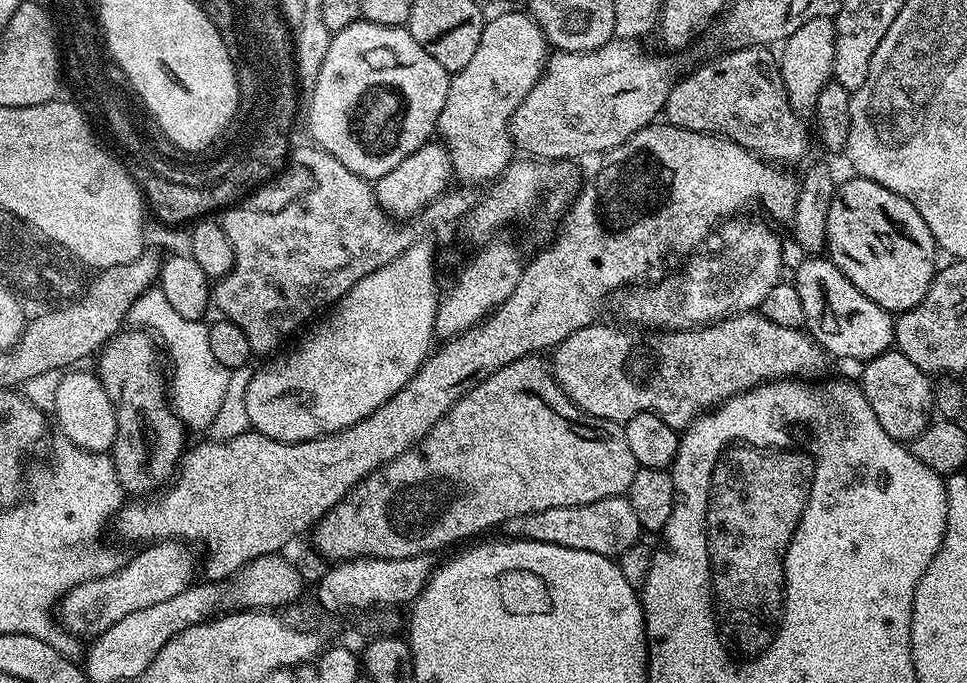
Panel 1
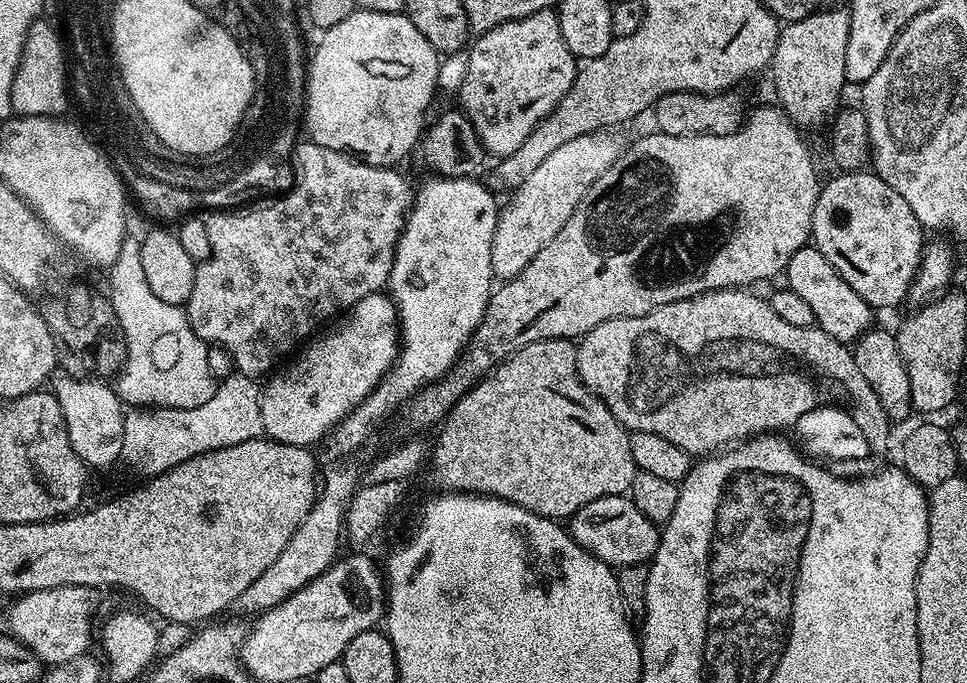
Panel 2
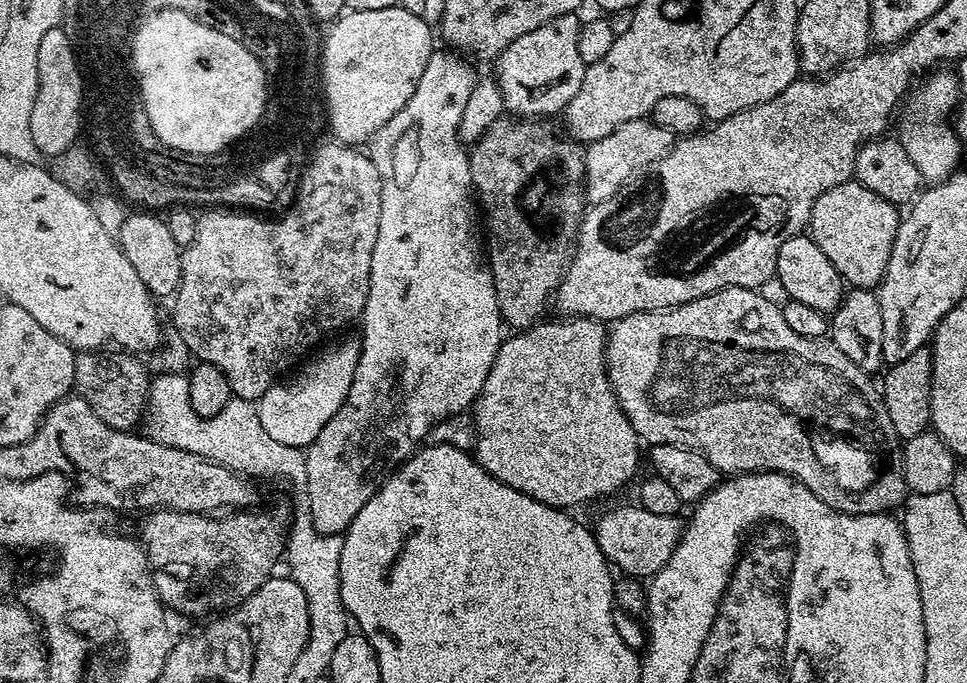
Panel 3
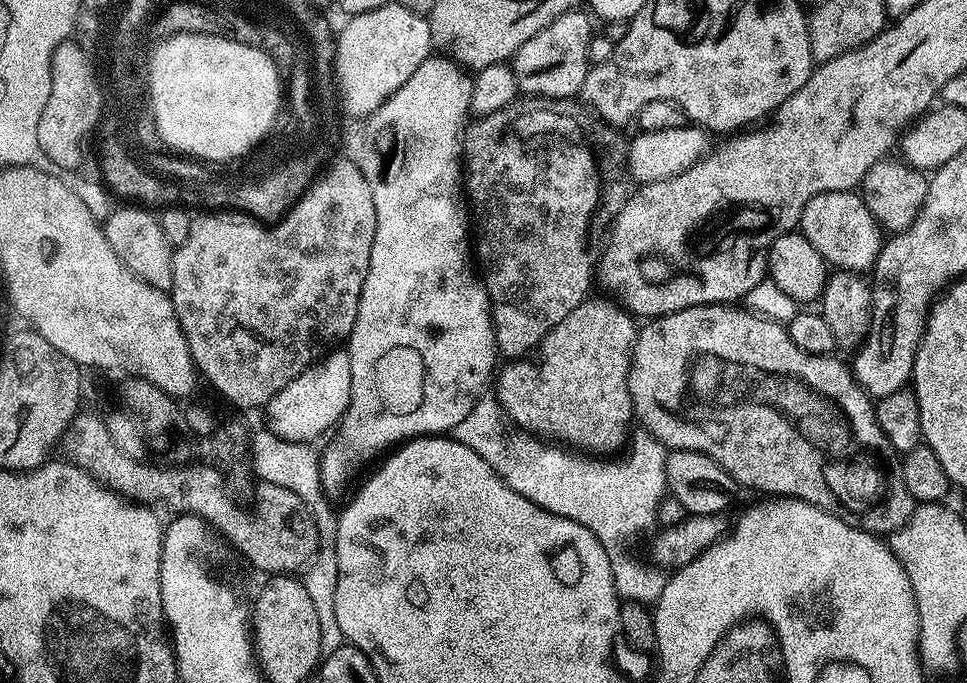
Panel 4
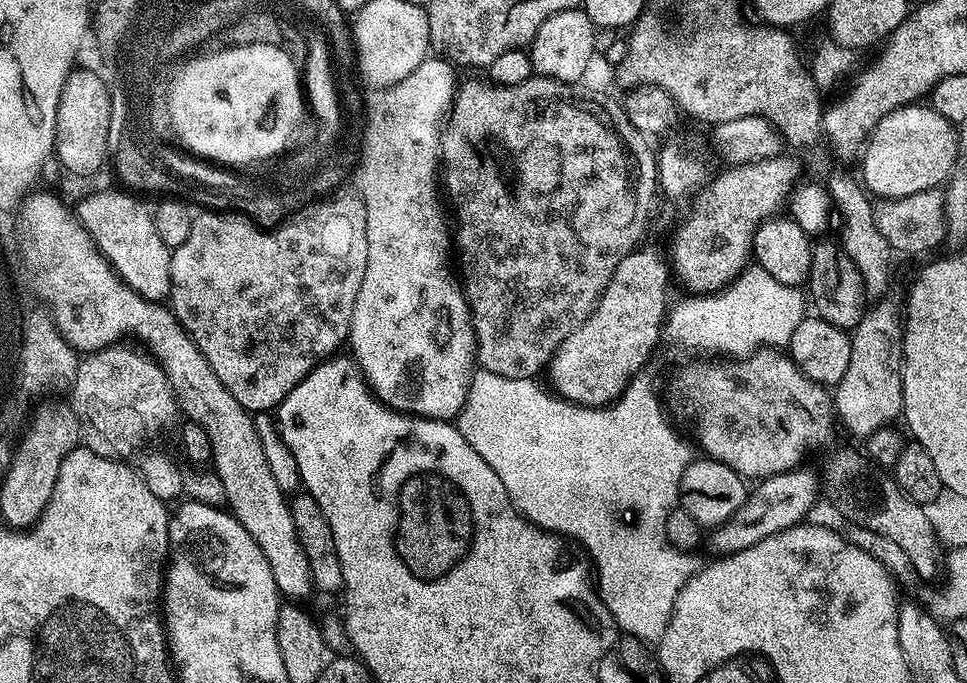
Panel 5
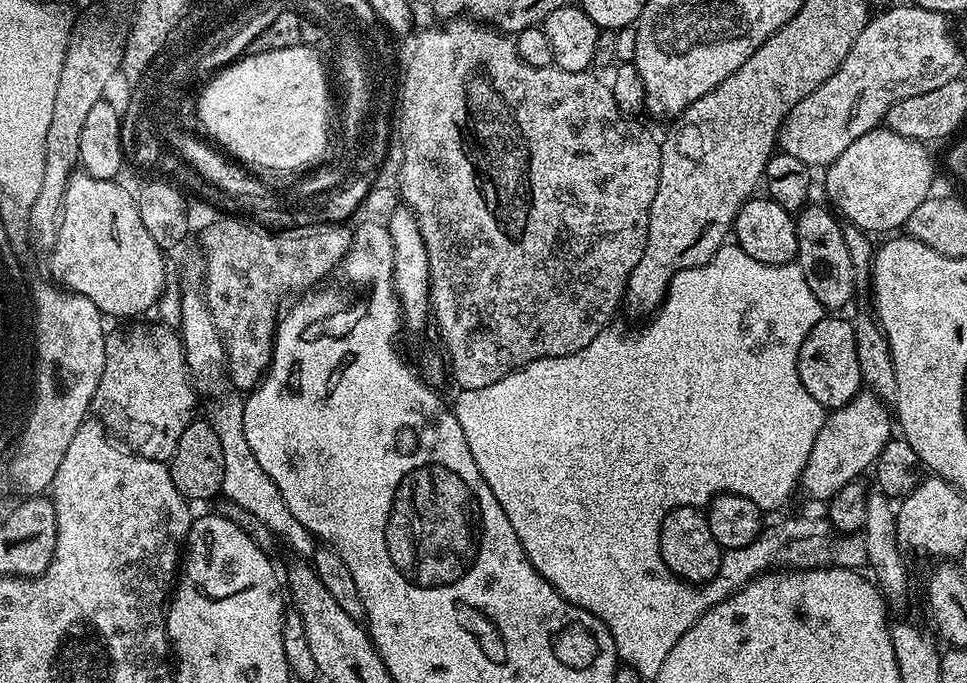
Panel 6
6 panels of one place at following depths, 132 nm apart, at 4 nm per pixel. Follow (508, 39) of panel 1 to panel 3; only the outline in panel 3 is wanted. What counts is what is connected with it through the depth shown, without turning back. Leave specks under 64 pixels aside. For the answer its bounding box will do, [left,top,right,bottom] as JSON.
[494,12,585,118]

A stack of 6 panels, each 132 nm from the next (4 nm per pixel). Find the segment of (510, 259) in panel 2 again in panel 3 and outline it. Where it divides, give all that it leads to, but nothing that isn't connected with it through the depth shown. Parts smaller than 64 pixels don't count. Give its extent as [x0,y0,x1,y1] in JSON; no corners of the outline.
[582,118,674,204]

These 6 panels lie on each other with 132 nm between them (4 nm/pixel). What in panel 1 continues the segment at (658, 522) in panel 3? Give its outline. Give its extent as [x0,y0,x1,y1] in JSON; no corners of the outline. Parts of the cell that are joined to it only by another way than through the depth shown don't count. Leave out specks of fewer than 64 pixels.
[502,495,642,558]

